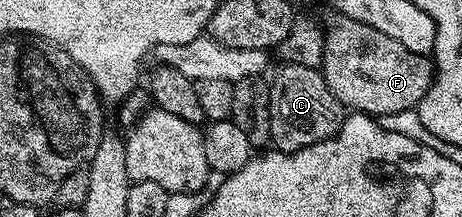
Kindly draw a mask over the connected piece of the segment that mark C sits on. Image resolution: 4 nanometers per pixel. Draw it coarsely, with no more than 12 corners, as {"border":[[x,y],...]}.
{"border":[[282,64],[271,139],[295,153],[334,137],[345,110],[322,72]]}

